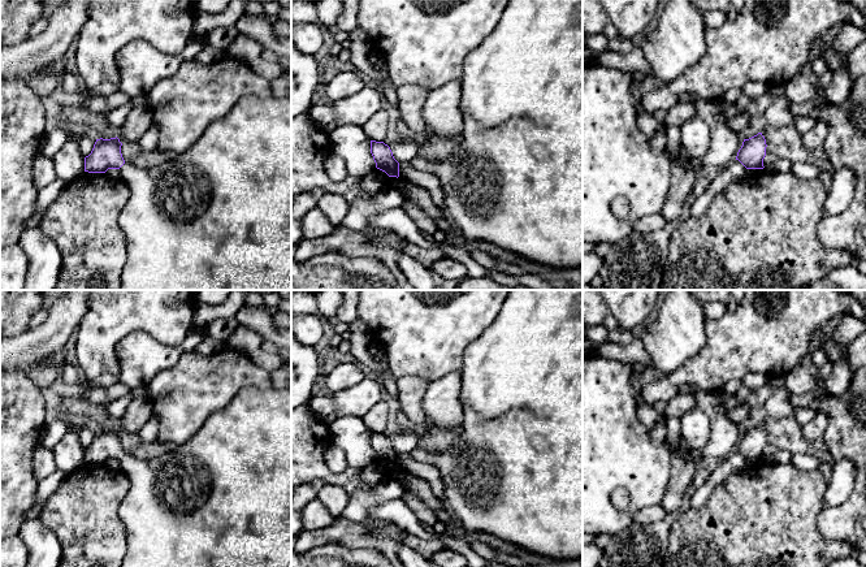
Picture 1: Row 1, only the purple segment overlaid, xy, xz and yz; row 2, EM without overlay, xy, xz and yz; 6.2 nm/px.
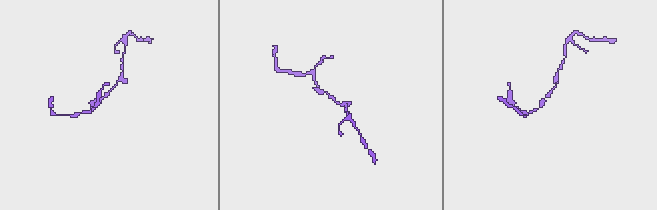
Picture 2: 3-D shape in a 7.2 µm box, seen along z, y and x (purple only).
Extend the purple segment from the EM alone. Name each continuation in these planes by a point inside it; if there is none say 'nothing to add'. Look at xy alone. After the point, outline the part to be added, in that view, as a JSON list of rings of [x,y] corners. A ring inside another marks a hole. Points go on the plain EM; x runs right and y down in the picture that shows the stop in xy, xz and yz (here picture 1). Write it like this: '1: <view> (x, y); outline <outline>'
1: xy (223, 498); outline [[[244,388],[220,411],[213,412],[185,443],[177,446],[173,453],[165,453],[156,458],[140,458],[125,454],[120,459],[120,469],[129,477],[131,486],[118,507],[118,516],[126,531],[126,554],[121,567],[291,567],[291,390],[274,389],[259,390]]]

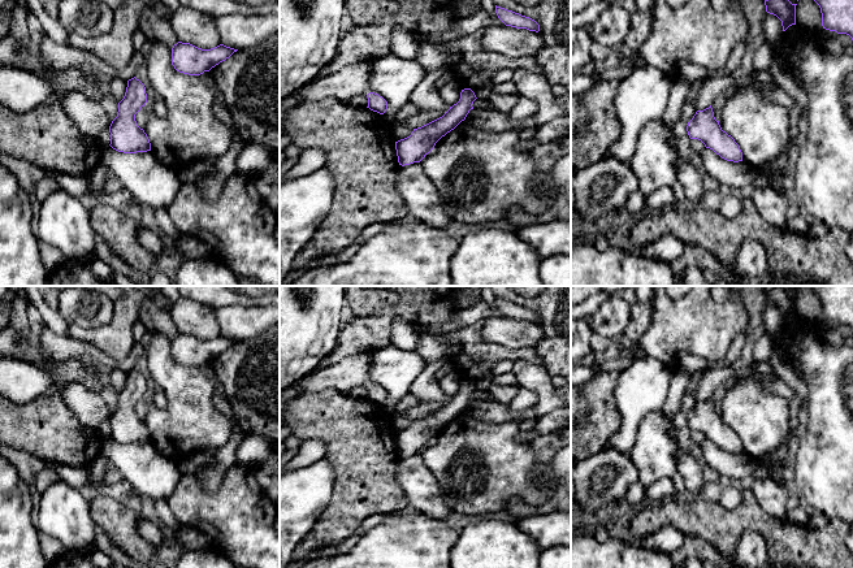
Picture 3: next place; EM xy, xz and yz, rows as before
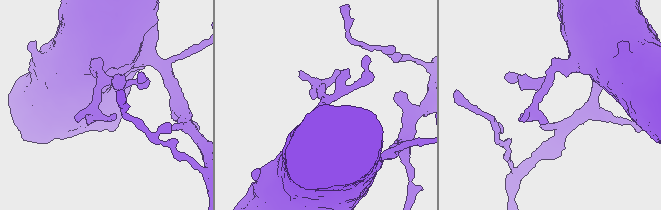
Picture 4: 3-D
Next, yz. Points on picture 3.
nothing to add

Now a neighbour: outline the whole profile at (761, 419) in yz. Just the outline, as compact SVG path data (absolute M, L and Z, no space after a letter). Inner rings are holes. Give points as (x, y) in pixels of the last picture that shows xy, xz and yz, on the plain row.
M757 361L752 373L737 376L724 394L719 416L740 437L742 451L758 463L761 473L783 485L783 476L776 473L783 464L774 461L772 455L792 437L789 406L758 381L772 373L768 361Z

